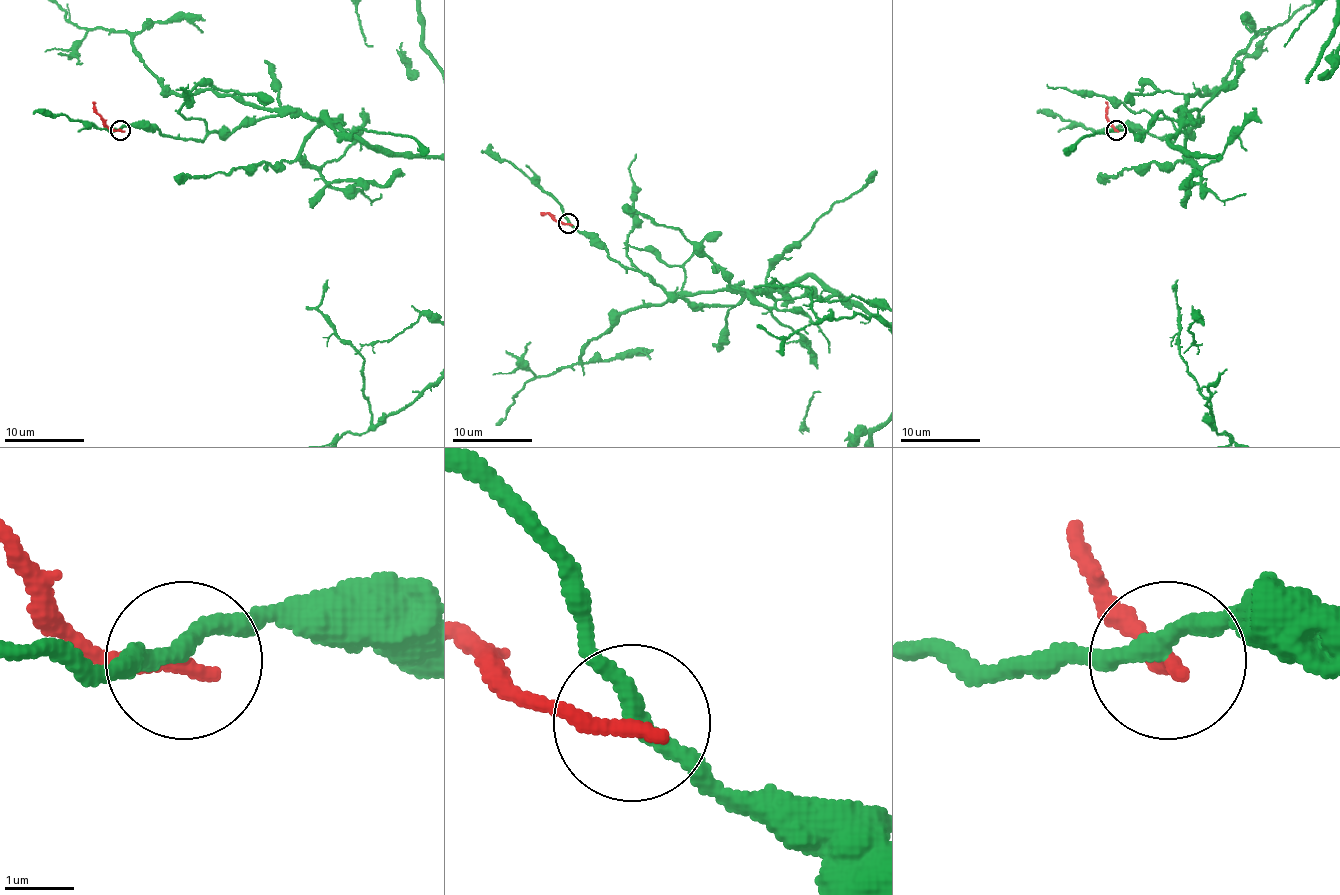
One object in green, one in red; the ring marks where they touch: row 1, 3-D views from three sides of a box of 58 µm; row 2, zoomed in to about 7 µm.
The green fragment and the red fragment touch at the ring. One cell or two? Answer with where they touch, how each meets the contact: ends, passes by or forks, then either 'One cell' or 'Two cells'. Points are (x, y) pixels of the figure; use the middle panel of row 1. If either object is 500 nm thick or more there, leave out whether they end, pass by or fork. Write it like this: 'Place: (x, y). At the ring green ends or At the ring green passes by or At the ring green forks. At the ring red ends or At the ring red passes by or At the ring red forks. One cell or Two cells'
Place: (568, 223). At the ring green passes by. At the ring red ends. Two cells

